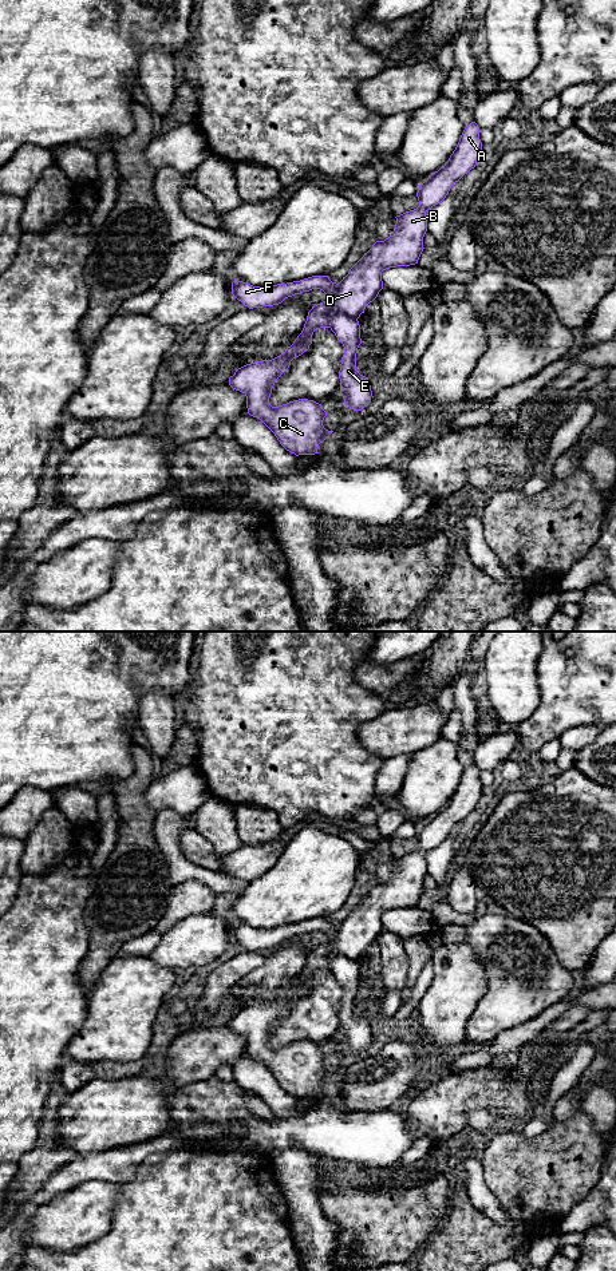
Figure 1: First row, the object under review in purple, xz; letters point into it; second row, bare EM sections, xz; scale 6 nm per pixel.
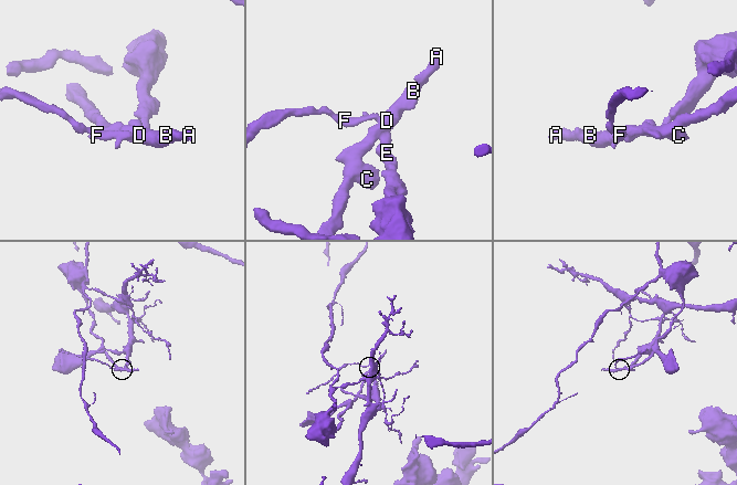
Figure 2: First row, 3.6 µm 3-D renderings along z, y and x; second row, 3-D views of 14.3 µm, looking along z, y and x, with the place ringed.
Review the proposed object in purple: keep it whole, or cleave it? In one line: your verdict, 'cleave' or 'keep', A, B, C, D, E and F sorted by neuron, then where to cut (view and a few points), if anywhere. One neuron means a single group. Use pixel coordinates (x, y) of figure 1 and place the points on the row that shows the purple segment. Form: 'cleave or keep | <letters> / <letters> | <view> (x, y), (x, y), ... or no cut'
cleave | A B C D / E F | xz (356, 320), (332, 311), (328, 327)

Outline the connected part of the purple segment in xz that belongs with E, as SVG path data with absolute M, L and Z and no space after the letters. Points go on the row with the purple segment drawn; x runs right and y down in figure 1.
M332 310L329 328L344 347L339 371L340 395L345 405L354 411L362 411L371 403L372 391L368 377L356 371L356 353L362 344L359 321Z

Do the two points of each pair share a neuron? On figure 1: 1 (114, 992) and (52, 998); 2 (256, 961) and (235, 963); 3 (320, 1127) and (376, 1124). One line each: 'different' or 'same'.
1: different
2: same
3: same

